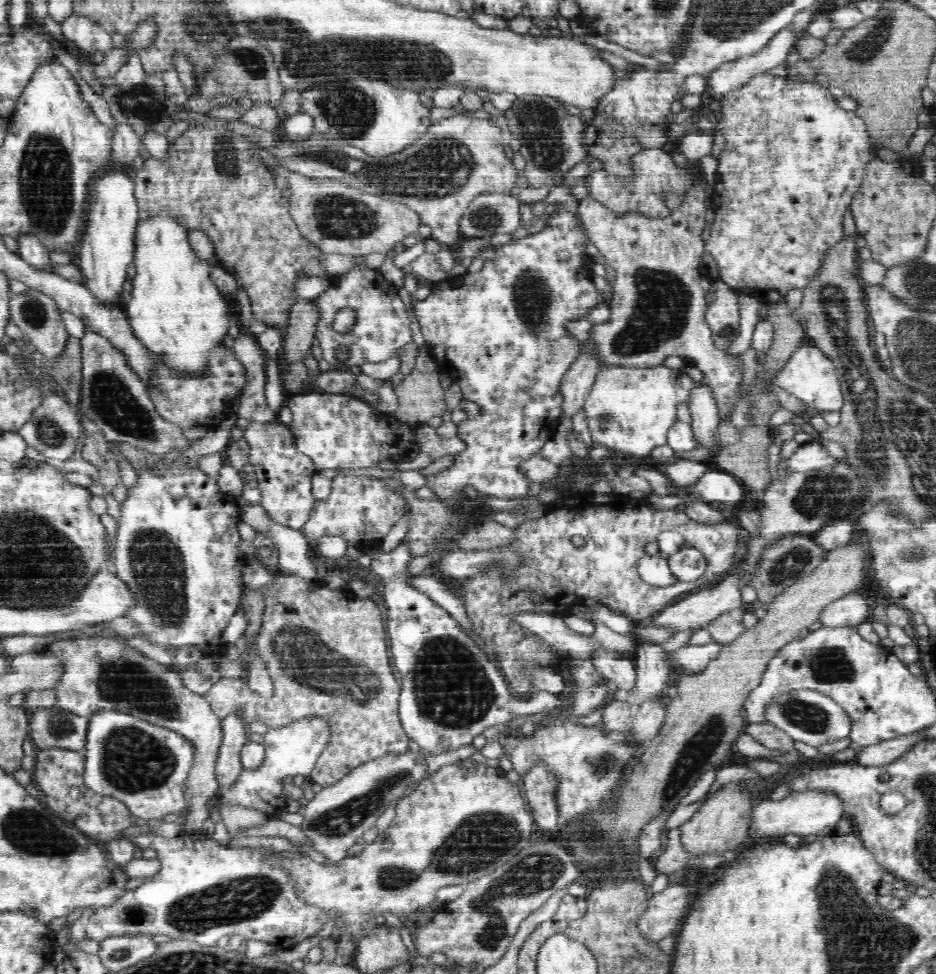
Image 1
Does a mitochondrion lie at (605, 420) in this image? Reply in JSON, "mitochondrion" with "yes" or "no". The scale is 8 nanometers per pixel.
{"mitochondrion":"yes"}

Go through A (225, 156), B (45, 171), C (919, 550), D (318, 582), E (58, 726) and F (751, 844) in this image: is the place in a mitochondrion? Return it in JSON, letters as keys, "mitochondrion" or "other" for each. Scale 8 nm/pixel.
{"A":"mitochondrion","B":"mitochondrion","C":"mitochondrion","D":"other","E":"mitochondrion","F":"other"}

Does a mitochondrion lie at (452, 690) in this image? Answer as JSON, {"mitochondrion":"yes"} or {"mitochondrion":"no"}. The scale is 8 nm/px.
{"mitochondrion":"yes"}

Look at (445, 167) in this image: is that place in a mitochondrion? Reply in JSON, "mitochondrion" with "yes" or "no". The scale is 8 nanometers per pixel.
{"mitochondrion":"yes"}

